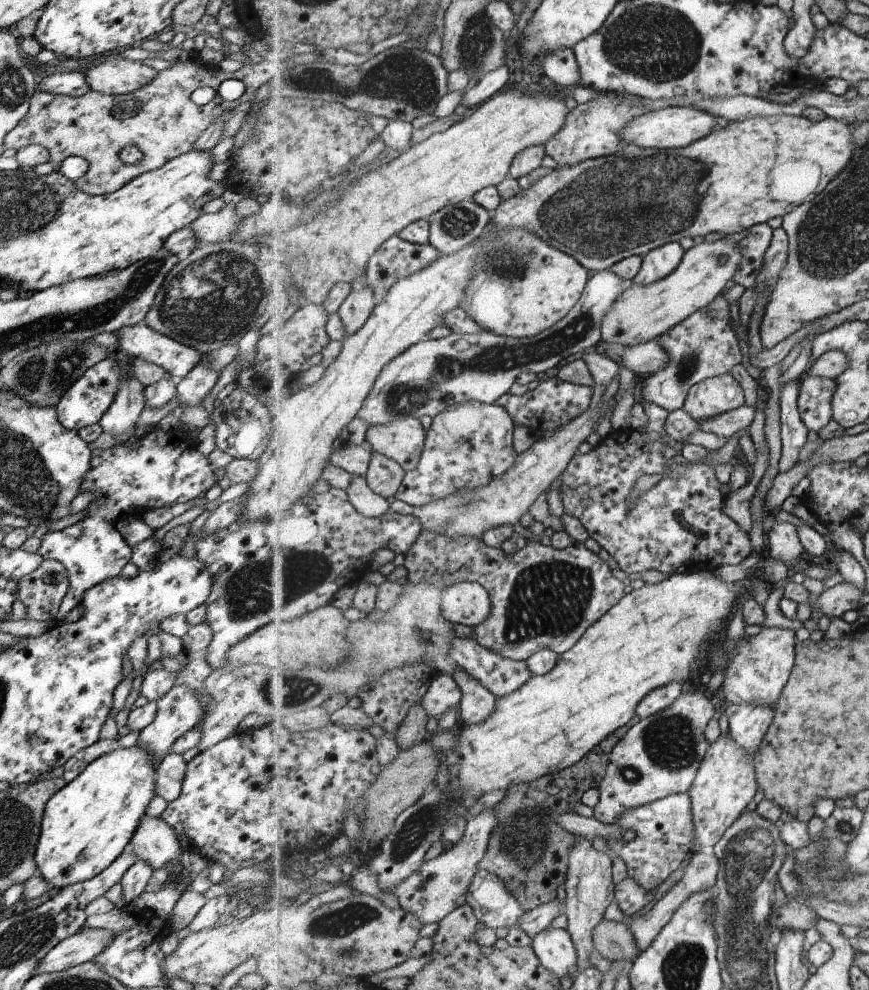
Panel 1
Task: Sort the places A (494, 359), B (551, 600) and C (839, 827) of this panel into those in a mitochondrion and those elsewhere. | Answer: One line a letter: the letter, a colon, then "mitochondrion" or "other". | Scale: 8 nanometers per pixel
A: mitochondrion
B: mitochondrion
C: mitochondrion

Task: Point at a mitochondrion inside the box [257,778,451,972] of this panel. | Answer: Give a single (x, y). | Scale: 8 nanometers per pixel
(338, 927)

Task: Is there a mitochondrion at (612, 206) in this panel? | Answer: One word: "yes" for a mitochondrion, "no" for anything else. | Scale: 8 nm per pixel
yes

